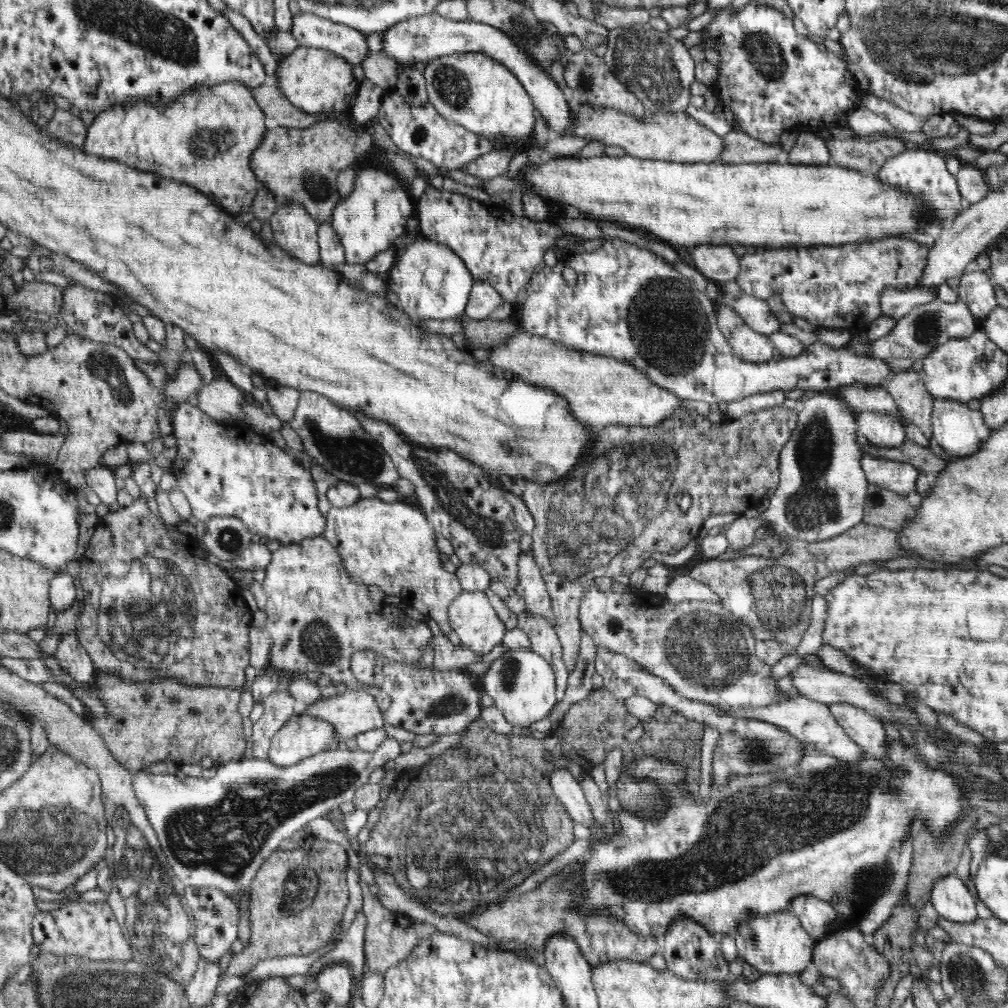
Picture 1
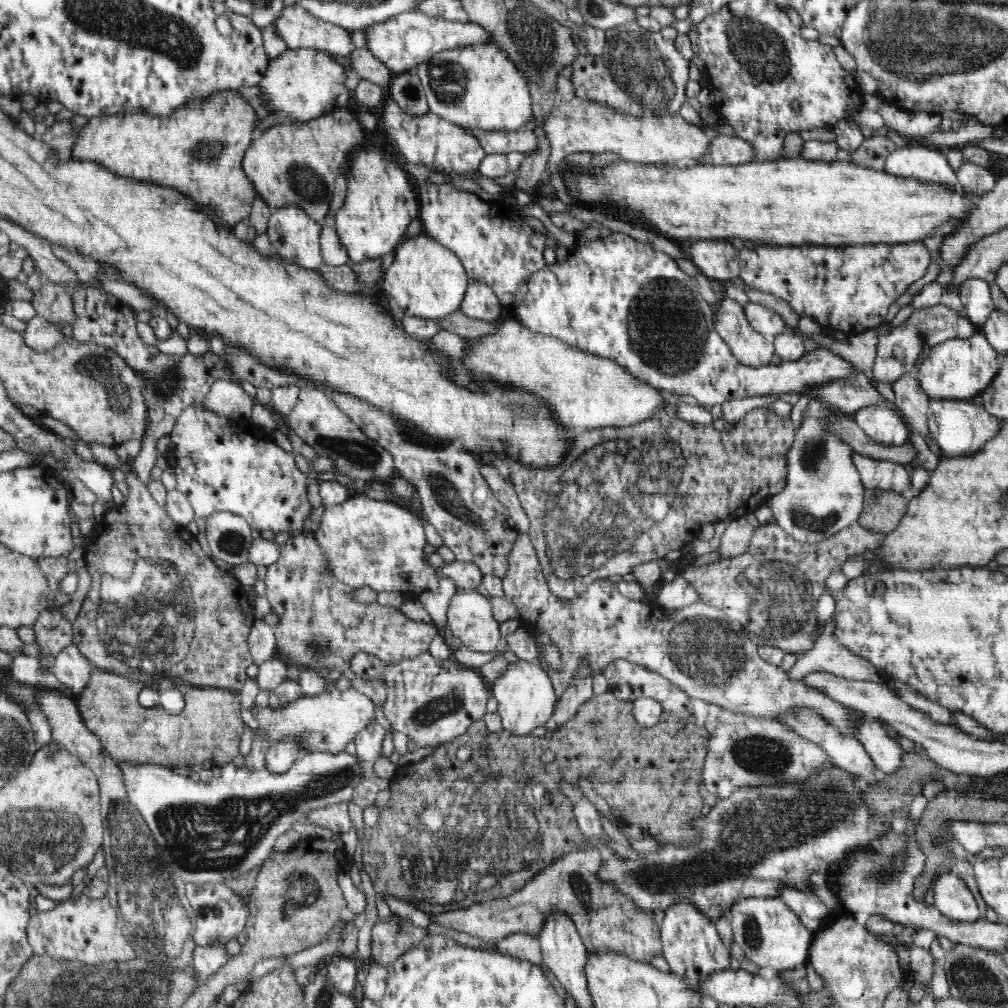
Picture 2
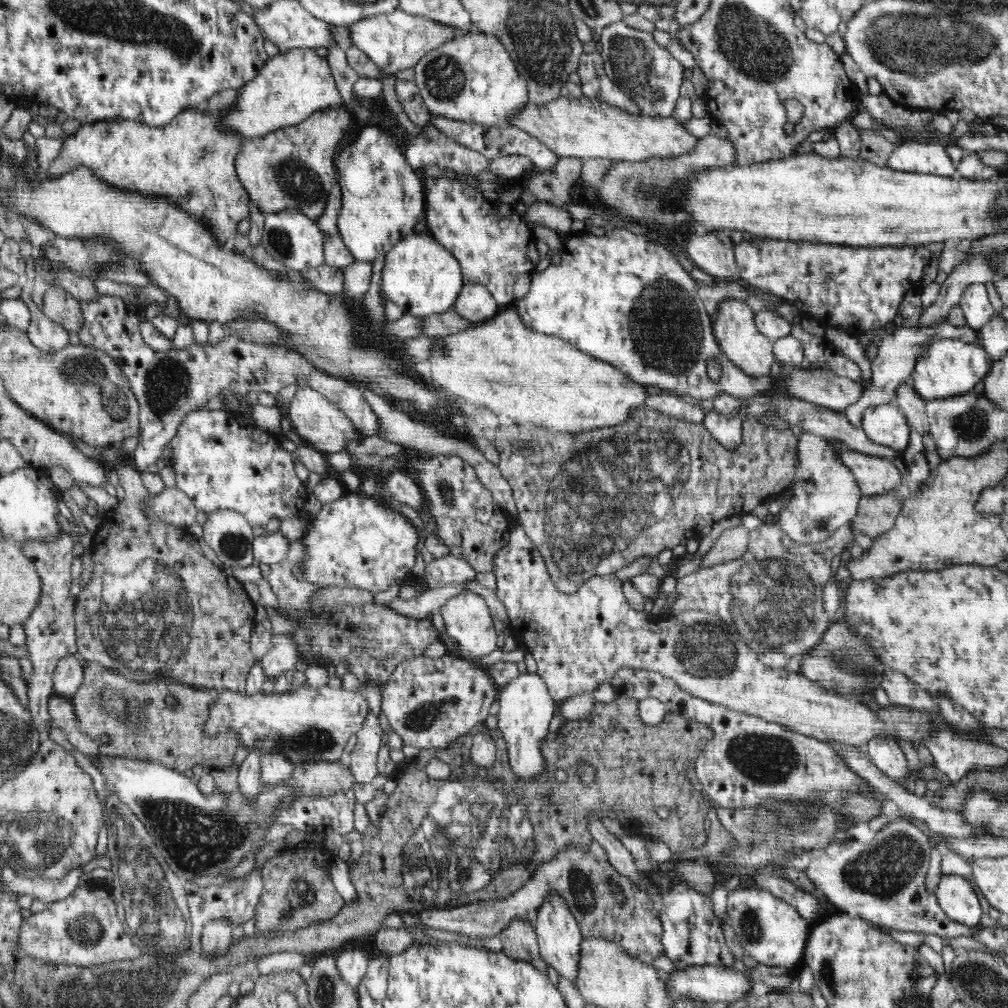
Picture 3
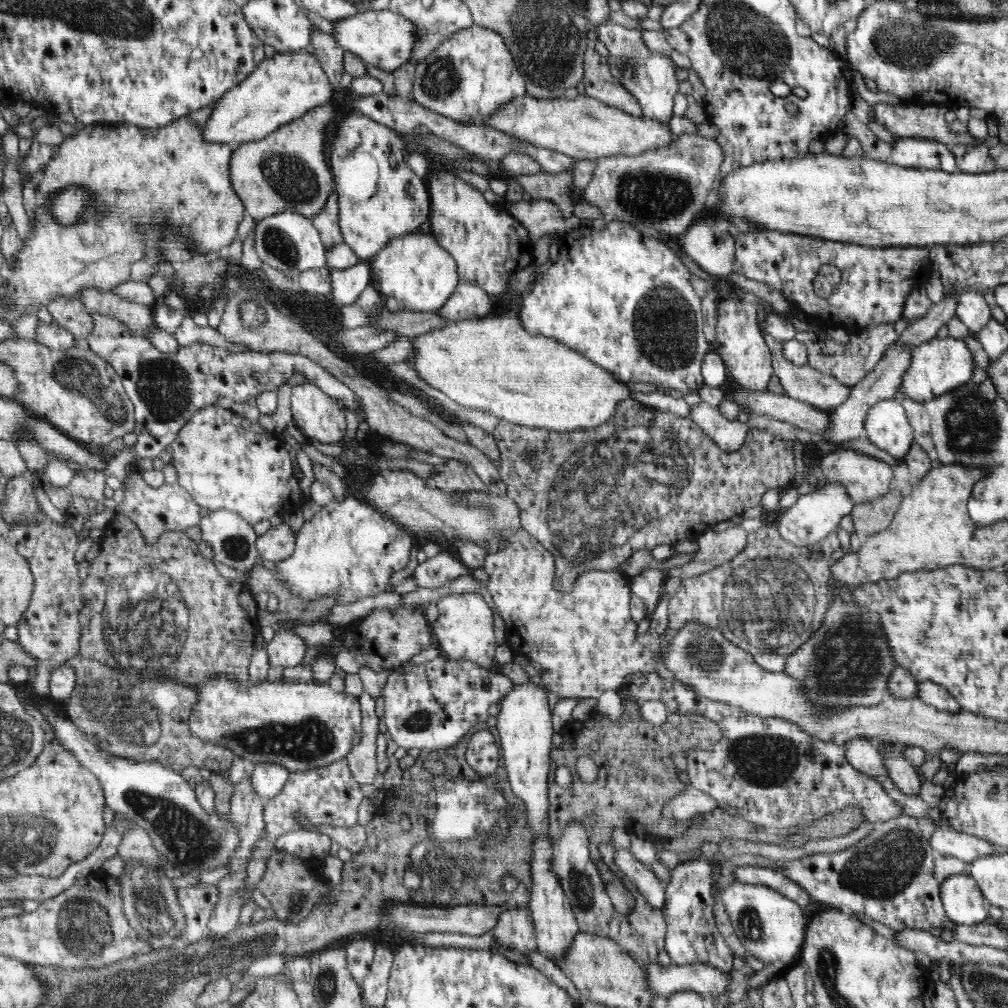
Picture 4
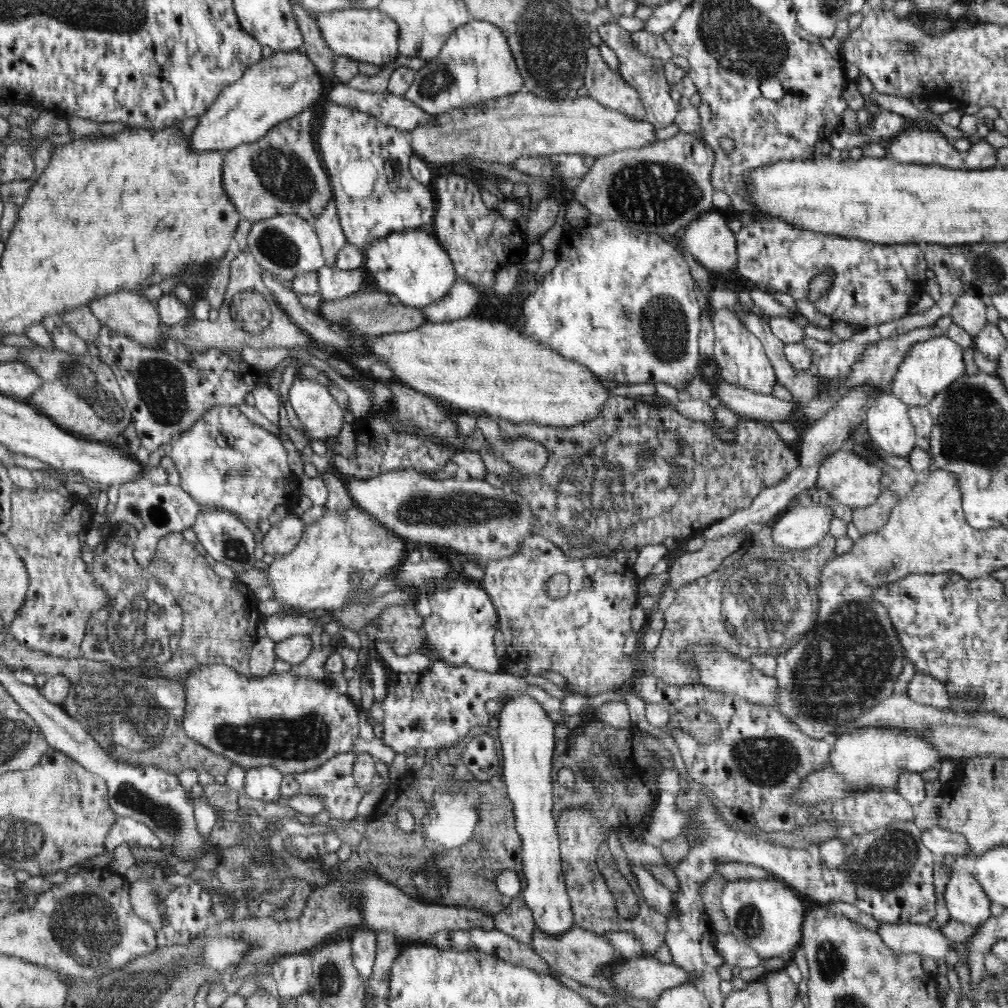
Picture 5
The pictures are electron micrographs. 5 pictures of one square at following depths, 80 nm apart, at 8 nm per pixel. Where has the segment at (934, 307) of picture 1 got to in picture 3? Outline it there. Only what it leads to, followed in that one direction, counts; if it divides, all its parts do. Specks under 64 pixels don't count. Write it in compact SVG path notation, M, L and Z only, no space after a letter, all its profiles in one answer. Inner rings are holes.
M947 318L938 324L932 326L917 326L897 328L890 335L882 335L878 341L878 350L876 358L871 362L872 376L870 381L863 381L863 389L860 398L847 406L843 411L843 415L848 419L848 423L854 427L862 428L862 420L864 410L870 406L883 405L888 403L895 403L897 400L896 388L902 382L909 382L911 374L913 373L917 358L923 354L930 340L936 339L958 339L968 344L976 344L979 342L979 335L976 330L970 328L968 325L963 327L954 327L950 325Z

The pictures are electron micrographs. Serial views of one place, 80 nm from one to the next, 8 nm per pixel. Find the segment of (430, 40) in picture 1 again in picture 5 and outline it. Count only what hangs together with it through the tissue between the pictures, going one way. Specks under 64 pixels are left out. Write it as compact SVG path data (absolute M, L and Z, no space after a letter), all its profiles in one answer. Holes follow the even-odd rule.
M336 9L327 13L314 13L313 19L320 29L328 48L336 55L352 60L370 62L386 68L403 61L399 54L399 28L396 22L376 9Z

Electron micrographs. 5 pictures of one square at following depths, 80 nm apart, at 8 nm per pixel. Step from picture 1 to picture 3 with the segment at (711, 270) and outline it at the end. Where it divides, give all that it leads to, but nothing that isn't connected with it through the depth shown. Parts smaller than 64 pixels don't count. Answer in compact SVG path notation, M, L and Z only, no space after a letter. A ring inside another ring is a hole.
M727 231L695 232L686 242L686 252L704 273L726 278L739 274L735 261L735 244Z

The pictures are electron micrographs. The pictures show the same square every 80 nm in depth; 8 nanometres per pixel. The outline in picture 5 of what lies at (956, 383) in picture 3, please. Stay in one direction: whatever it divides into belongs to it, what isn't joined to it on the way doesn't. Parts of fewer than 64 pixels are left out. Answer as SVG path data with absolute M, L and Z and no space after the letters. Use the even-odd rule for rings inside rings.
M944 335L911 344L896 369L890 392L908 406L926 407L942 389L965 373L962 351L960 345Z

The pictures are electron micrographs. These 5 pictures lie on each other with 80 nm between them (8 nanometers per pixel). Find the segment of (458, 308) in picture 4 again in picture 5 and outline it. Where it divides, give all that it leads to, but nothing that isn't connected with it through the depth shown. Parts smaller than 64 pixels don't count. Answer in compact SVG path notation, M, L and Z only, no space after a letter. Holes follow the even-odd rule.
M457 280L448 294L421 308L428 323L450 322L469 317L480 304L478 288L467 281Z

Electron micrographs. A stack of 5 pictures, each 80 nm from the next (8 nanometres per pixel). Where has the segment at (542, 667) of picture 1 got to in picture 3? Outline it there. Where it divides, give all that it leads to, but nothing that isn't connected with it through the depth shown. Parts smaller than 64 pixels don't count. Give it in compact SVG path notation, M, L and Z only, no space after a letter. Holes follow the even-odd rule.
M528 670L515 677L504 688L500 688L497 701L500 705L497 728L506 741L512 773L523 780L532 782L534 776L542 774L545 770L544 752L540 749L540 744L549 733L549 724L558 702L552 699L544 678L537 672Z

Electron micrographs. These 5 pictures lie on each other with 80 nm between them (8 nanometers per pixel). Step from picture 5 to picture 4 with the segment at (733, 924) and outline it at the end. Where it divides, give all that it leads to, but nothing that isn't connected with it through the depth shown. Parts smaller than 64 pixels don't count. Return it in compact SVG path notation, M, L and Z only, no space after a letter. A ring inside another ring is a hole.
M739 882L722 892L722 903L740 942L750 955L766 964L778 964L782 969L801 962L807 922L804 909L796 902L768 886Z

